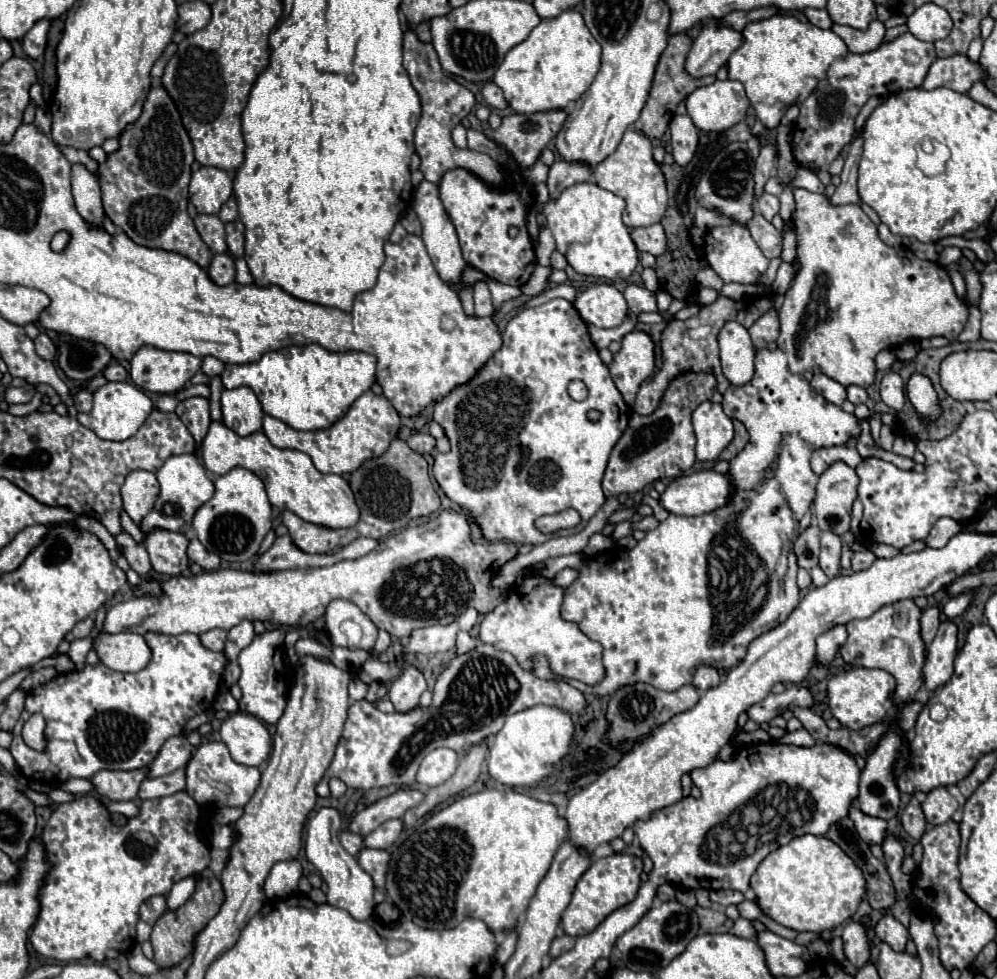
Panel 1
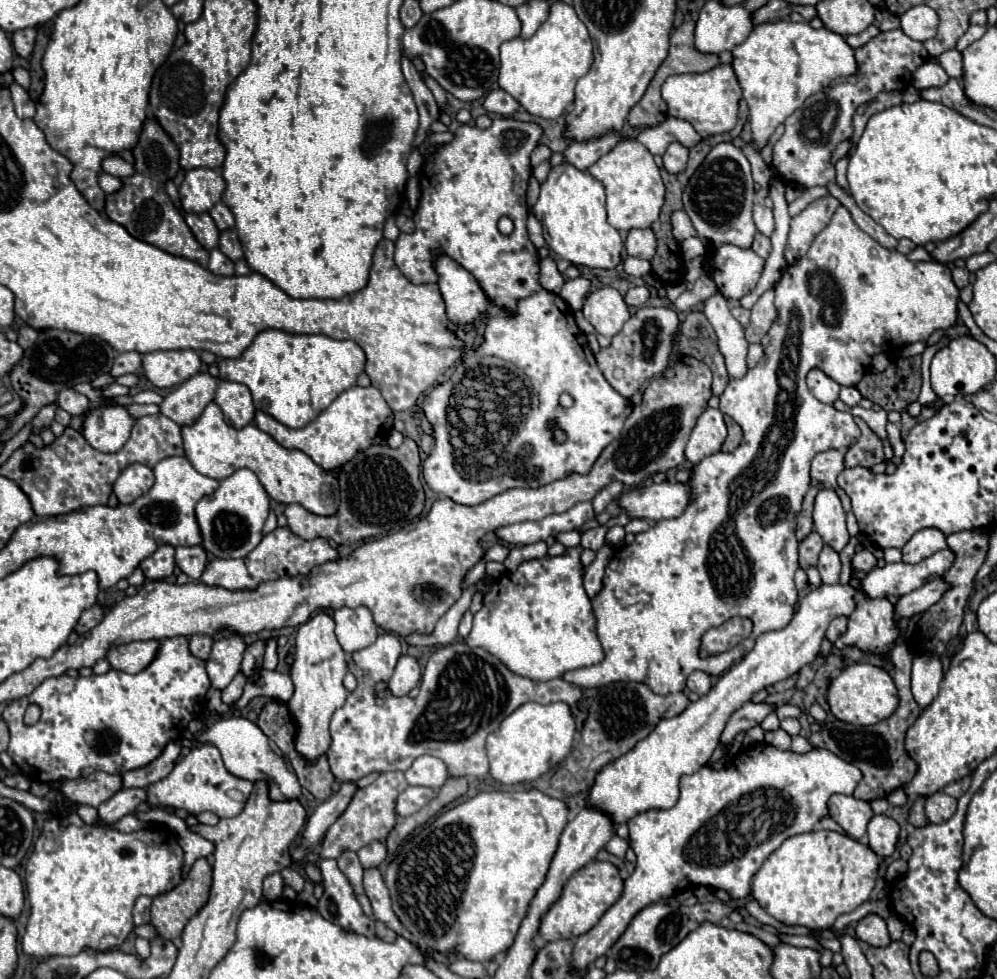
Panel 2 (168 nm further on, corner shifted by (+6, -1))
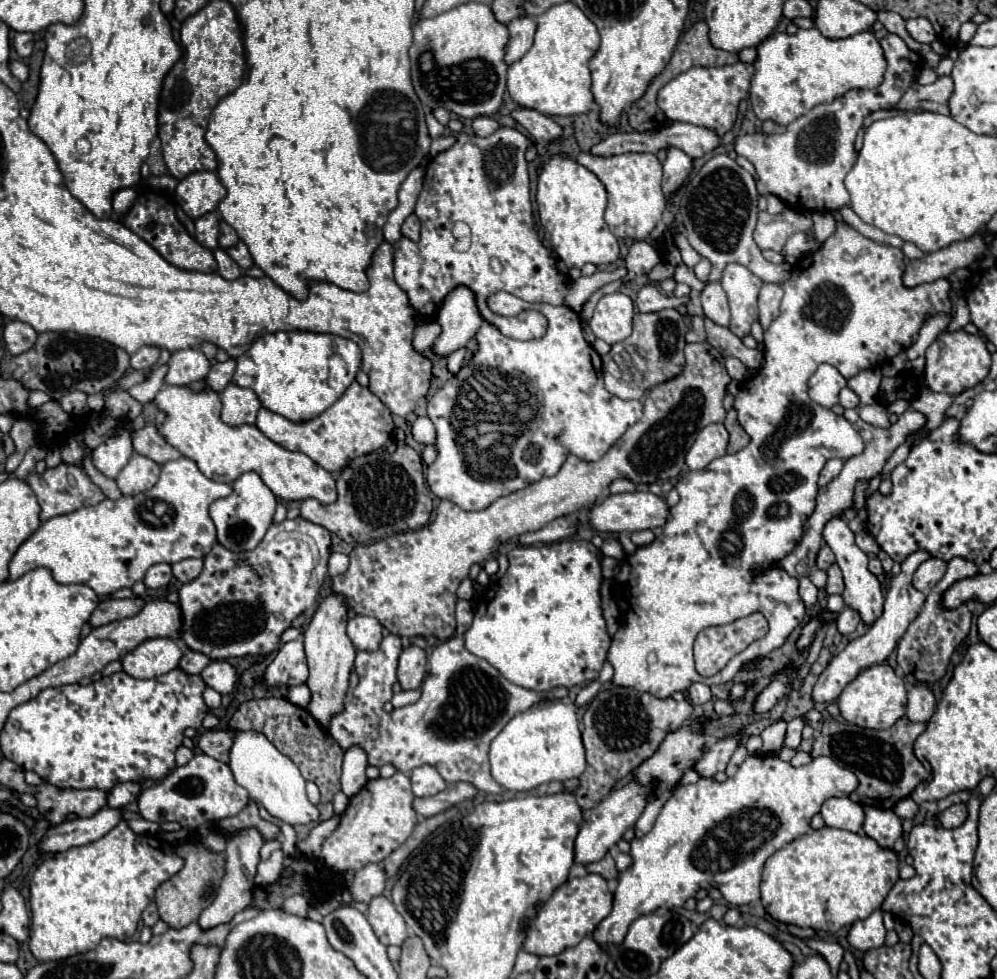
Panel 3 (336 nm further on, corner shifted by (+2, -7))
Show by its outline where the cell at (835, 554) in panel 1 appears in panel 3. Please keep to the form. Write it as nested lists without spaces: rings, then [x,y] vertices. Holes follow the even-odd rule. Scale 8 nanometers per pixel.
[[[836,564],[830,566],[828,570],[828,584],[826,584],[826,592],[828,594],[842,594],[844,592],[844,580],[842,580],[842,572]]]

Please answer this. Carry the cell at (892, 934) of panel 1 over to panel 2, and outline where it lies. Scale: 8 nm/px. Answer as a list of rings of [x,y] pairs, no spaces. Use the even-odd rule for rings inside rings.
[[[872,914],[872,916],[866,916],[858,922],[856,926],[856,936],[864,942],[868,942],[870,946],[888,946],[890,944],[890,936],[888,936],[888,930],[886,930],[886,922]]]

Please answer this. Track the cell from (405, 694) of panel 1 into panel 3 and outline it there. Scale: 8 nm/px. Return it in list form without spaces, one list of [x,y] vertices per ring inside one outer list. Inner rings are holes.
[[[408,646],[402,650],[398,660],[398,682],[402,690],[420,688],[426,676],[426,652],[418,646]]]

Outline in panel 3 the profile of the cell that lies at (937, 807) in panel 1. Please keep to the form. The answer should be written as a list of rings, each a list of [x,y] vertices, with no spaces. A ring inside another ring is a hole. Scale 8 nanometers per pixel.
[[[954,804],[952,808],[946,808],[940,816],[938,816],[938,822],[944,826],[944,828],[958,828],[960,824],[964,824],[968,816],[968,810],[964,804]]]

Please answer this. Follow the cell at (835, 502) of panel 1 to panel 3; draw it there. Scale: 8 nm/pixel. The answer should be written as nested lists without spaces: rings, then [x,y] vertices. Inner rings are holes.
[[[832,518],[826,524],[826,528],[824,528],[824,540],[832,548],[832,552],[836,554],[836,564],[840,566],[840,570],[844,574],[846,590],[844,590],[842,598],[844,598],[846,606],[850,606],[852,610],[858,610],[860,616],[862,616],[862,620],[866,624],[872,624],[872,620],[876,620],[876,616],[880,616],[880,608],[884,604],[884,594],[882,594],[880,580],[868,570],[868,556],[856,546],[854,532],[846,526],[846,522],[842,518]]]

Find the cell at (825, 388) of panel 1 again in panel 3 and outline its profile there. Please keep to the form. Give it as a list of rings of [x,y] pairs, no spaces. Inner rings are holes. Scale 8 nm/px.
[[[820,364],[818,370],[808,380],[808,394],[820,406],[832,408],[838,402],[840,390],[847,385],[847,380],[830,364]]]

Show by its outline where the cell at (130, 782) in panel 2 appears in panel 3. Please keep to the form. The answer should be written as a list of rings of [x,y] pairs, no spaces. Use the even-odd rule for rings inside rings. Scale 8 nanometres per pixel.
[[[132,782],[116,784],[116,786],[108,792],[108,806],[110,806],[110,808],[122,808],[122,806],[134,802],[138,794],[140,794],[140,784],[132,784]]]

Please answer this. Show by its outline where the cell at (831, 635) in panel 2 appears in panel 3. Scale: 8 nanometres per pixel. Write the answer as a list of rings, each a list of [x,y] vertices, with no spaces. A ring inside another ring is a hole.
[[[848,606],[840,612],[840,616],[838,616],[838,620],[836,620],[838,630],[840,630],[844,636],[846,636],[846,634],[852,634],[852,632],[856,630],[858,622],[860,622],[860,614],[858,614],[856,610],[848,608]]]

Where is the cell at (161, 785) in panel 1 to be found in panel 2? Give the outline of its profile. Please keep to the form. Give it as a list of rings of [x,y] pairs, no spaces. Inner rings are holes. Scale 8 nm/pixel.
[[[122,788],[108,802],[98,806],[98,814],[102,822],[116,822],[126,814],[132,814],[138,804],[146,800],[144,788]]]

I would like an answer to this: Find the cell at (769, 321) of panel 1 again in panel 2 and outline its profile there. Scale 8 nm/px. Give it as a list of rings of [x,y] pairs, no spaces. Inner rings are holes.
[[[768,290],[760,296],[760,300],[754,304],[752,308],[752,316],[750,316],[750,324],[746,328],[746,340],[748,342],[760,342],[772,322],[776,320],[776,308],[774,308],[774,290]]]

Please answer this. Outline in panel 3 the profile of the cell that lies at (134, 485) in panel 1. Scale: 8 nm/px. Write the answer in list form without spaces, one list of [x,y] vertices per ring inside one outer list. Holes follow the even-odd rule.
[[[134,452],[130,462],[126,464],[126,468],[118,474],[116,482],[124,496],[132,496],[136,492],[144,492],[144,490],[152,488],[152,484],[156,484],[158,476],[160,476],[160,464],[156,464],[148,456]]]

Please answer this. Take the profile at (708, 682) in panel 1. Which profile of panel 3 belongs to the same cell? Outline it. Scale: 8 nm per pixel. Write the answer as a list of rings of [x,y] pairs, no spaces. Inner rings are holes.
[[[692,684],[688,688],[688,698],[692,704],[706,704],[712,698],[712,692],[706,684]]]

